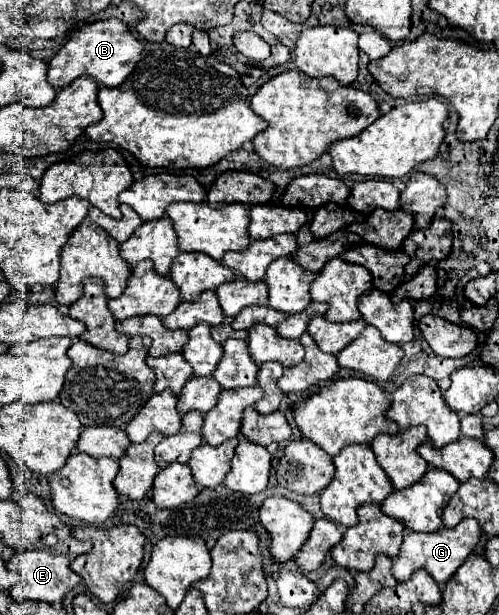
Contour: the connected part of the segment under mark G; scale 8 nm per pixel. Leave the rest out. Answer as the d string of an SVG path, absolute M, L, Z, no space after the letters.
M463 518L463 522L459 522L455 528L441 528L437 532L429 532L429 534L425 534L425 532L421 532L421 534L409 532L403 538L399 554L393 558L391 574L395 576L397 582L403 582L415 570L423 568L439 584L445 584L457 572L457 568L463 564L463 560L473 552L473 548L477 546L479 538L481 538L481 528L479 528L479 522L475 518Z

